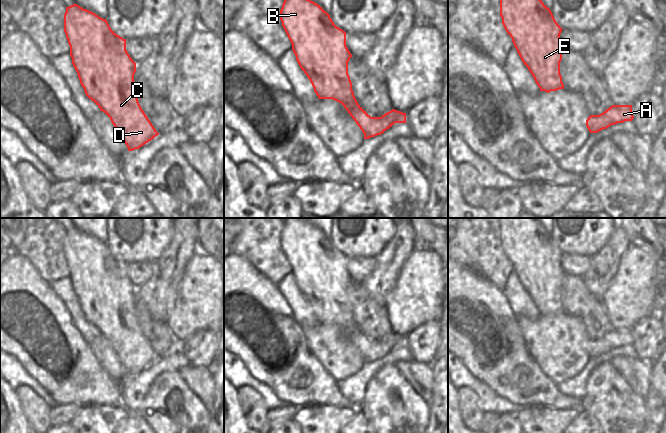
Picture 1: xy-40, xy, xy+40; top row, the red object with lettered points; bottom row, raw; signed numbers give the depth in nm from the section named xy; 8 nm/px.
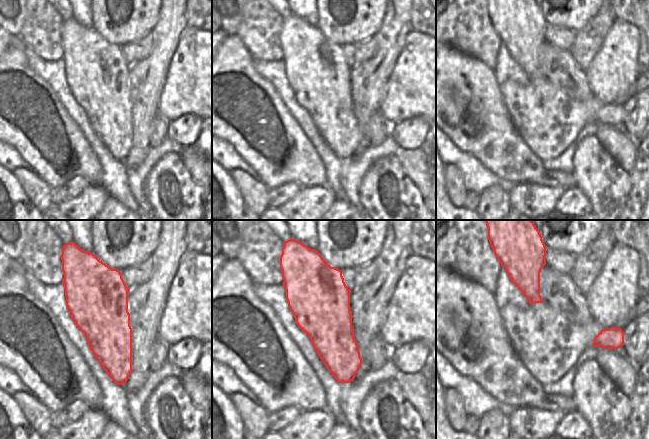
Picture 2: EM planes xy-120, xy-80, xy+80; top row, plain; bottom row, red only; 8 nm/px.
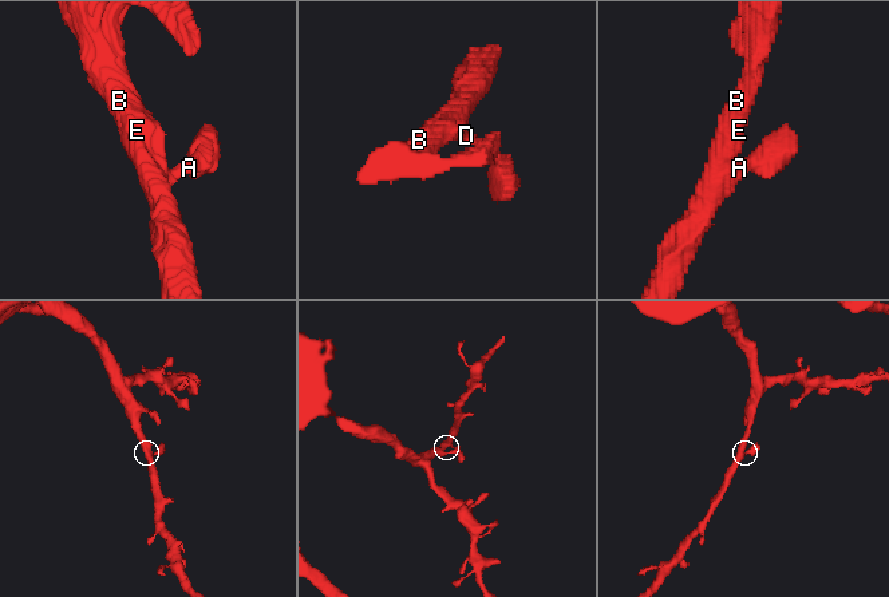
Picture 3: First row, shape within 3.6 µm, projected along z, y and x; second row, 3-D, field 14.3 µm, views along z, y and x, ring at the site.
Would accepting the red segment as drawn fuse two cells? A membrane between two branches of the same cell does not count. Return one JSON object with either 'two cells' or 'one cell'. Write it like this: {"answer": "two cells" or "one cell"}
{"answer": "one cell"}

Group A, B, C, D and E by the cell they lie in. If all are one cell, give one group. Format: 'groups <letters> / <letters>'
groups A B C D E

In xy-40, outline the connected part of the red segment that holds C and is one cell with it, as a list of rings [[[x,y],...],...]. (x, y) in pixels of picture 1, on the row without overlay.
[[[75,227],[66,231],[64,256],[86,320],[110,342],[128,375],[139,373],[159,359],[138,326],[134,314],[136,287],[126,274],[126,263],[117,259],[106,243]]]

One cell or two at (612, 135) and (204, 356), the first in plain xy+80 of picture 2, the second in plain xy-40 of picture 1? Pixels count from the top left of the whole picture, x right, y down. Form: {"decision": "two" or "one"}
{"decision": "two"}

